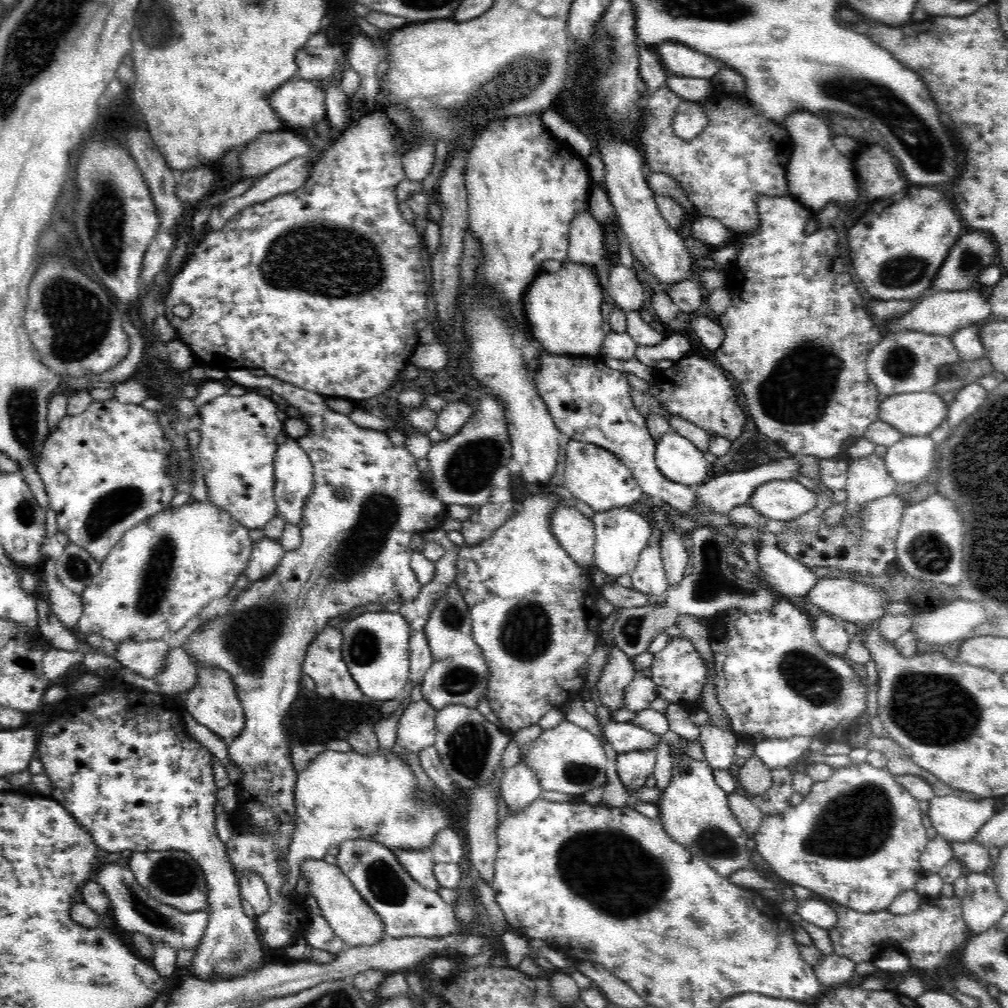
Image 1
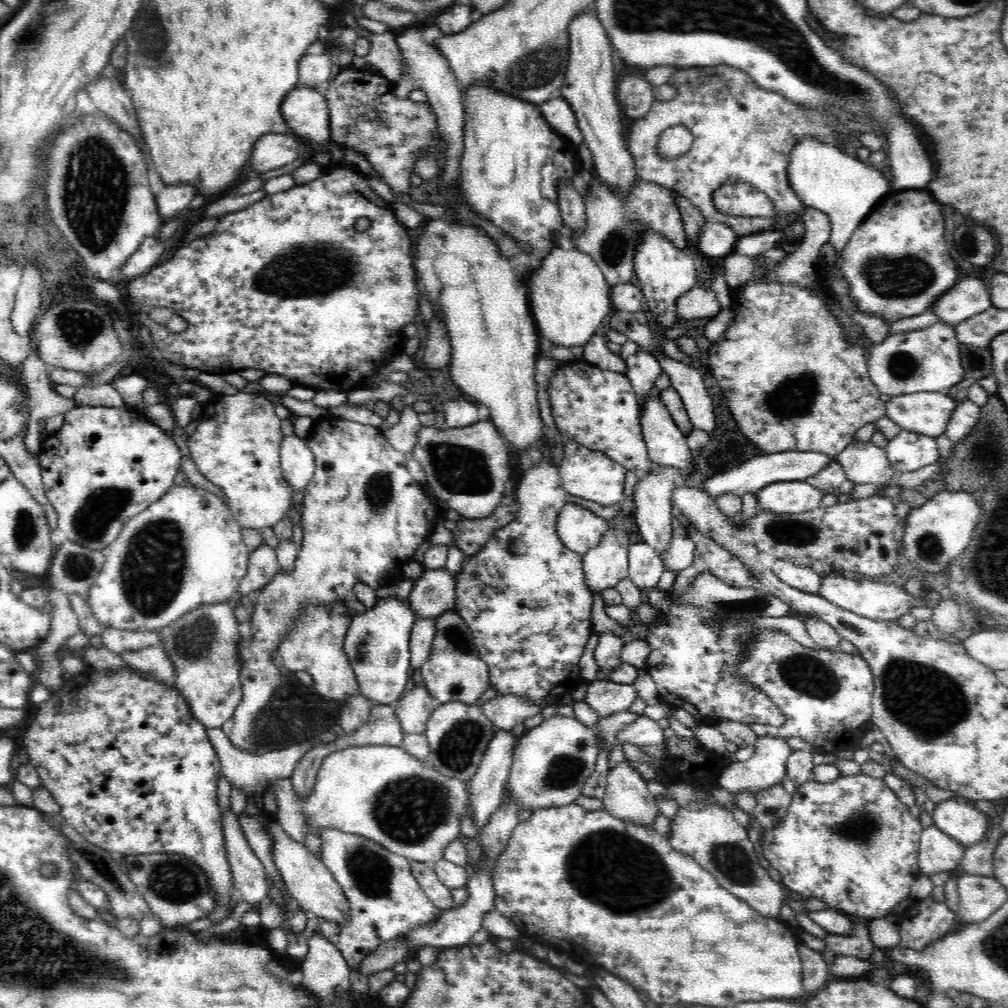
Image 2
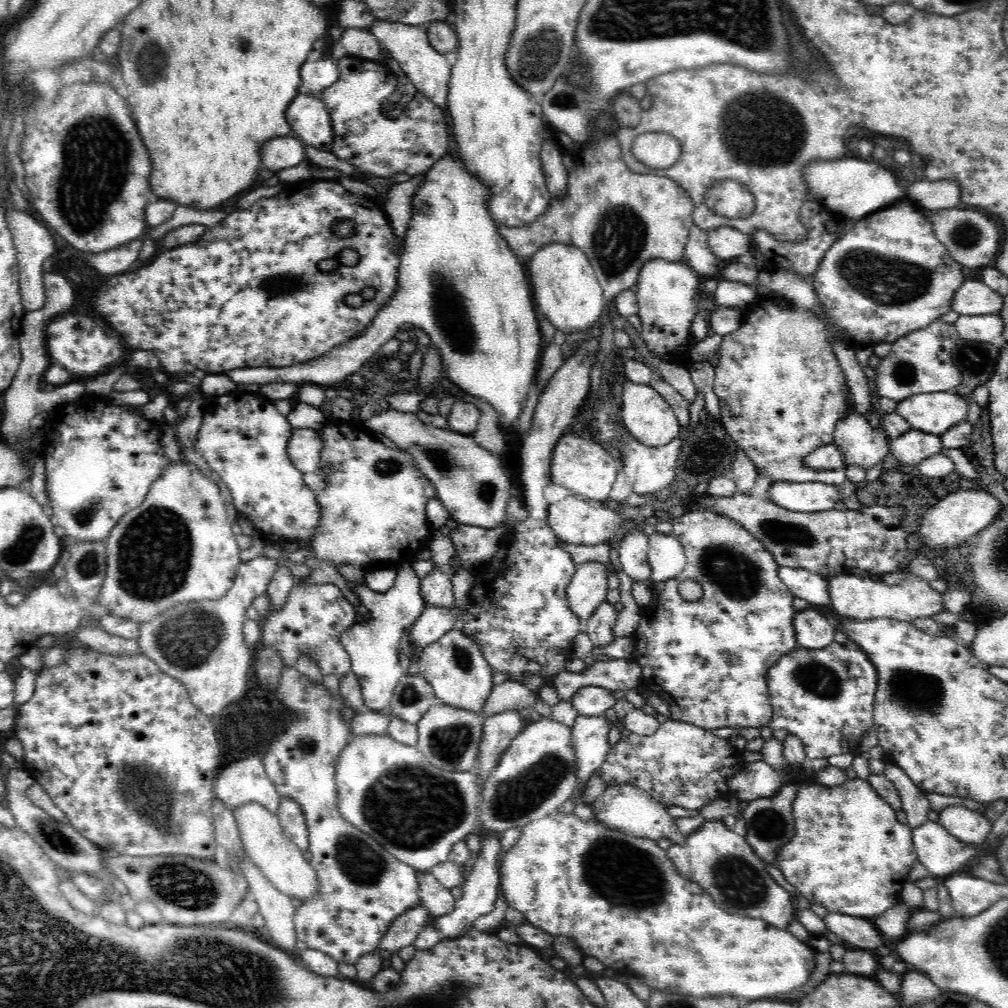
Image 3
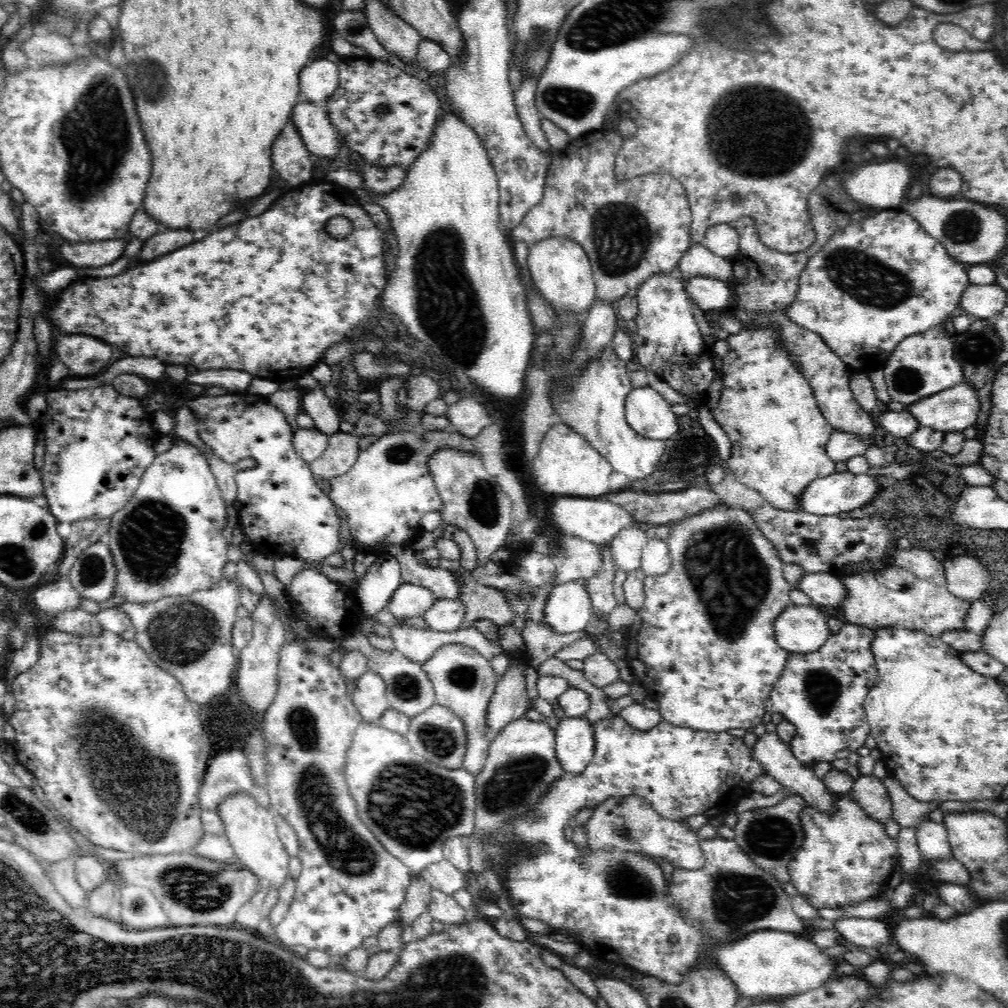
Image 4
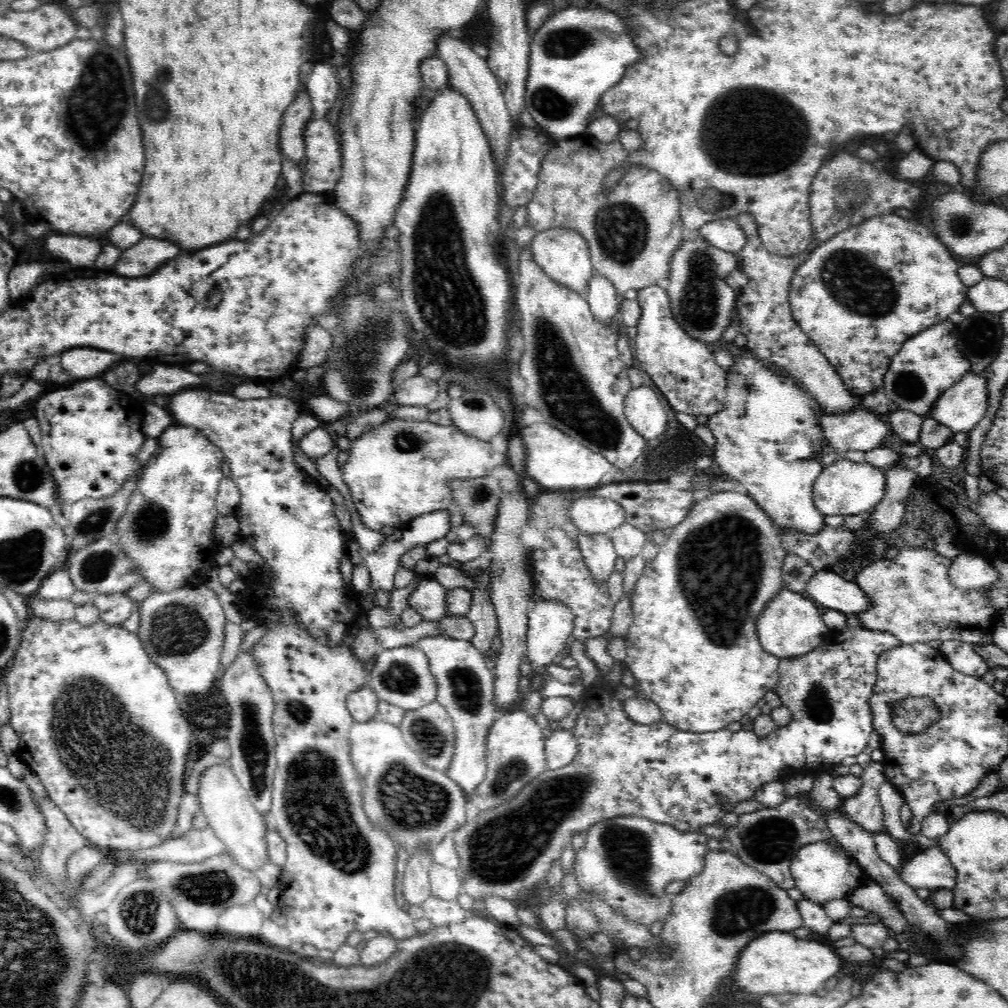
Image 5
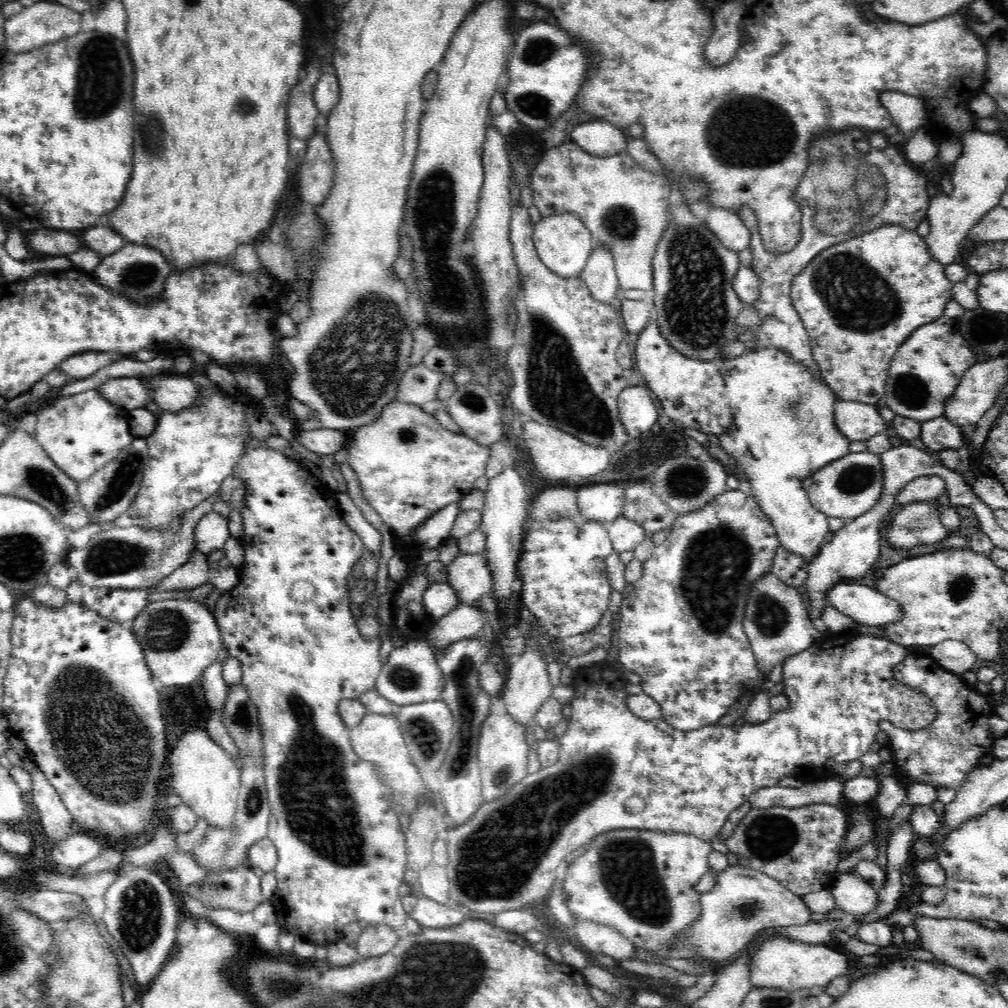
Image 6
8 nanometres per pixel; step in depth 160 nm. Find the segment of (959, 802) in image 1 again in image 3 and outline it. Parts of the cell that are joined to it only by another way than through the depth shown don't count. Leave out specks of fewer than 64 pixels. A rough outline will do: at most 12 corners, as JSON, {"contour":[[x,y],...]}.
{"contour":[[962,805],[939,823],[967,845],[981,845],[993,822]]}

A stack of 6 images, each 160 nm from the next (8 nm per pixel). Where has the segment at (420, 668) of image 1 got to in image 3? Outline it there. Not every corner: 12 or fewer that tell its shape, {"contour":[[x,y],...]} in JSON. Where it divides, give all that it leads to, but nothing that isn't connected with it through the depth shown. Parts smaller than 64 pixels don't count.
{"contour":[[427,606],[411,625],[416,651],[453,629],[455,608]]}

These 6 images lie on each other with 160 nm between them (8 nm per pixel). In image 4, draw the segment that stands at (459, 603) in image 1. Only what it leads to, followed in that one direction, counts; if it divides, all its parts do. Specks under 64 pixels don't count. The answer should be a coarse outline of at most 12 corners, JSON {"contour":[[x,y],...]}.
{"contour":[[444,644],[421,666],[437,703],[464,722],[462,768],[487,763],[498,684],[477,651]]}

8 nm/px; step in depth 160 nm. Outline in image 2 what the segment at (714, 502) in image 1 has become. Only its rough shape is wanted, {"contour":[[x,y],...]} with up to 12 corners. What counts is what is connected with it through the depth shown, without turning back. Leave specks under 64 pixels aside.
{"contour":[[763,454],[705,482],[713,498],[815,475],[832,458]]}

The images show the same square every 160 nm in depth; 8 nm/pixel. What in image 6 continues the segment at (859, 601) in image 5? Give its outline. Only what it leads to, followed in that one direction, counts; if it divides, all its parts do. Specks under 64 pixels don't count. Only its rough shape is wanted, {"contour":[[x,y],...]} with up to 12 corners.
{"contour":[[833,584],[828,605],[878,628],[903,615],[893,598],[864,584]]}

